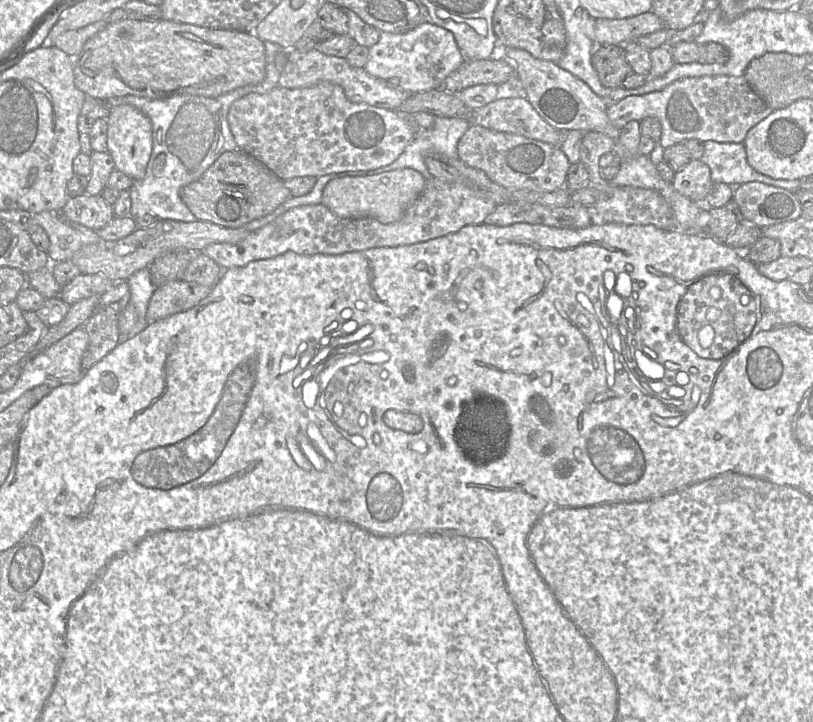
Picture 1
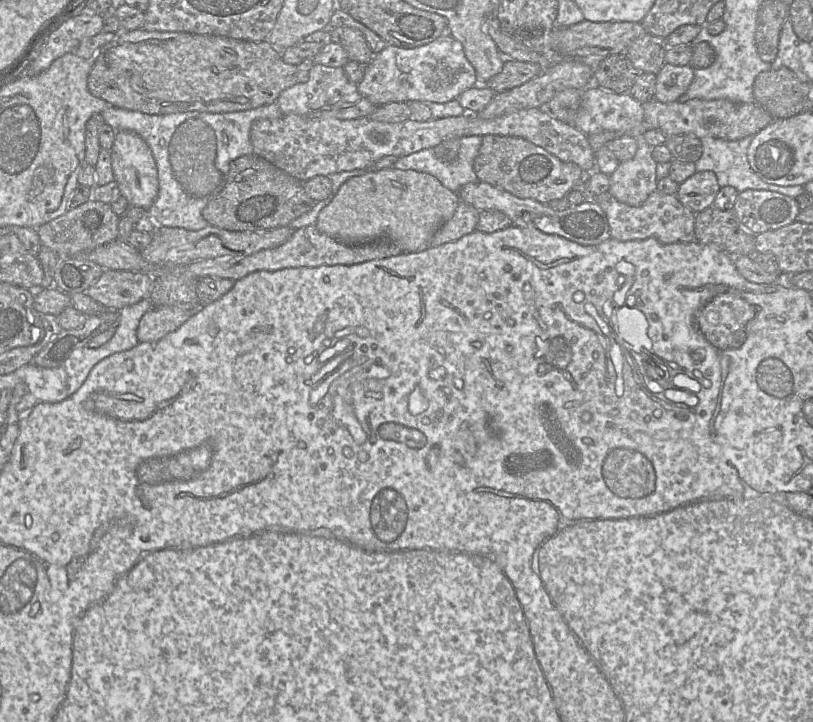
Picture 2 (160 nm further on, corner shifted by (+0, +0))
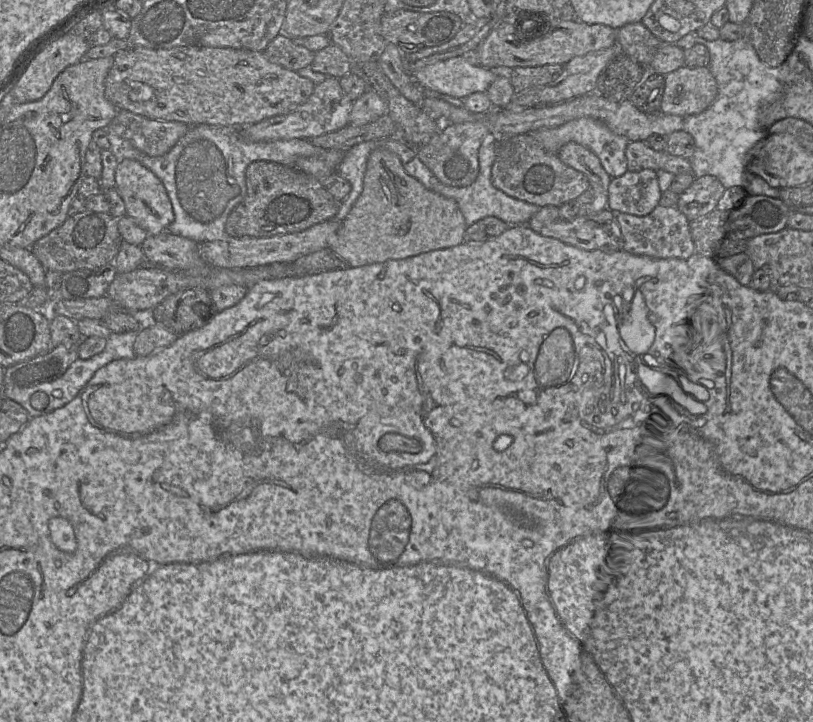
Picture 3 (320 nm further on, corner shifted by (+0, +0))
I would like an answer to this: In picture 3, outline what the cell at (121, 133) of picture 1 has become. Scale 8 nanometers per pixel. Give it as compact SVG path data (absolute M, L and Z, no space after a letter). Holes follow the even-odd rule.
M124 159L116 168L115 188L124 201L126 215L148 235L167 231L174 220L173 207L162 181L152 171L136 160Z

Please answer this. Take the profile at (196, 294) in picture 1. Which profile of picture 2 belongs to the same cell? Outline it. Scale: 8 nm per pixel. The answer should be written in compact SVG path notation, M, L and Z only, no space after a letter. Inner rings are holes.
M177 306L152 307L141 318L137 337L138 342L155 342L176 331L189 320L197 308Z

